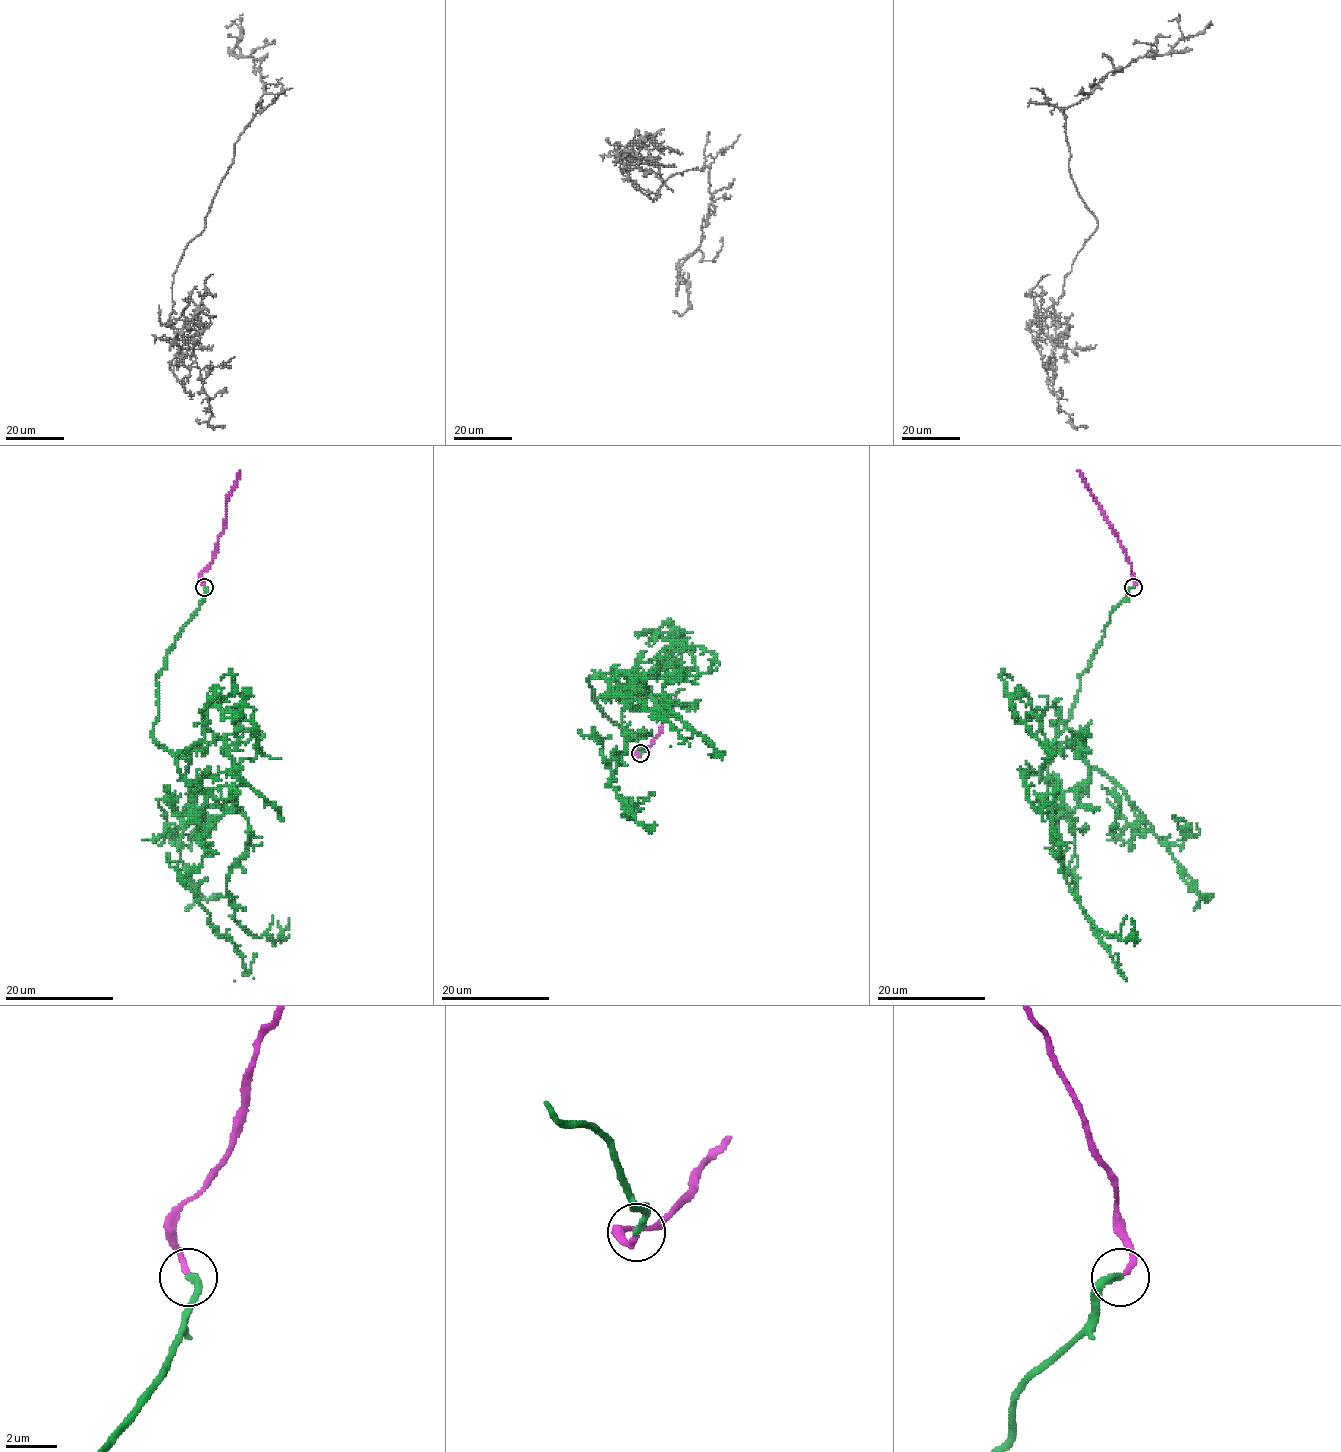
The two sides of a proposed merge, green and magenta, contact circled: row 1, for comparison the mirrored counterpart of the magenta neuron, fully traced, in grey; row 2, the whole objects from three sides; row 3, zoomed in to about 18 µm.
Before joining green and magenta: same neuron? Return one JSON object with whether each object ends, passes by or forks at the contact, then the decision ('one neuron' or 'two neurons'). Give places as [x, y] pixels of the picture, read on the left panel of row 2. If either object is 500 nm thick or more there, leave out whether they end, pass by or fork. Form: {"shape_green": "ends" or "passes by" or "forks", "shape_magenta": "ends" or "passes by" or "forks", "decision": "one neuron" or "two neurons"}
{"shape_green": "ends", "shape_magenta": "ends", "decision": "one neuron"}

